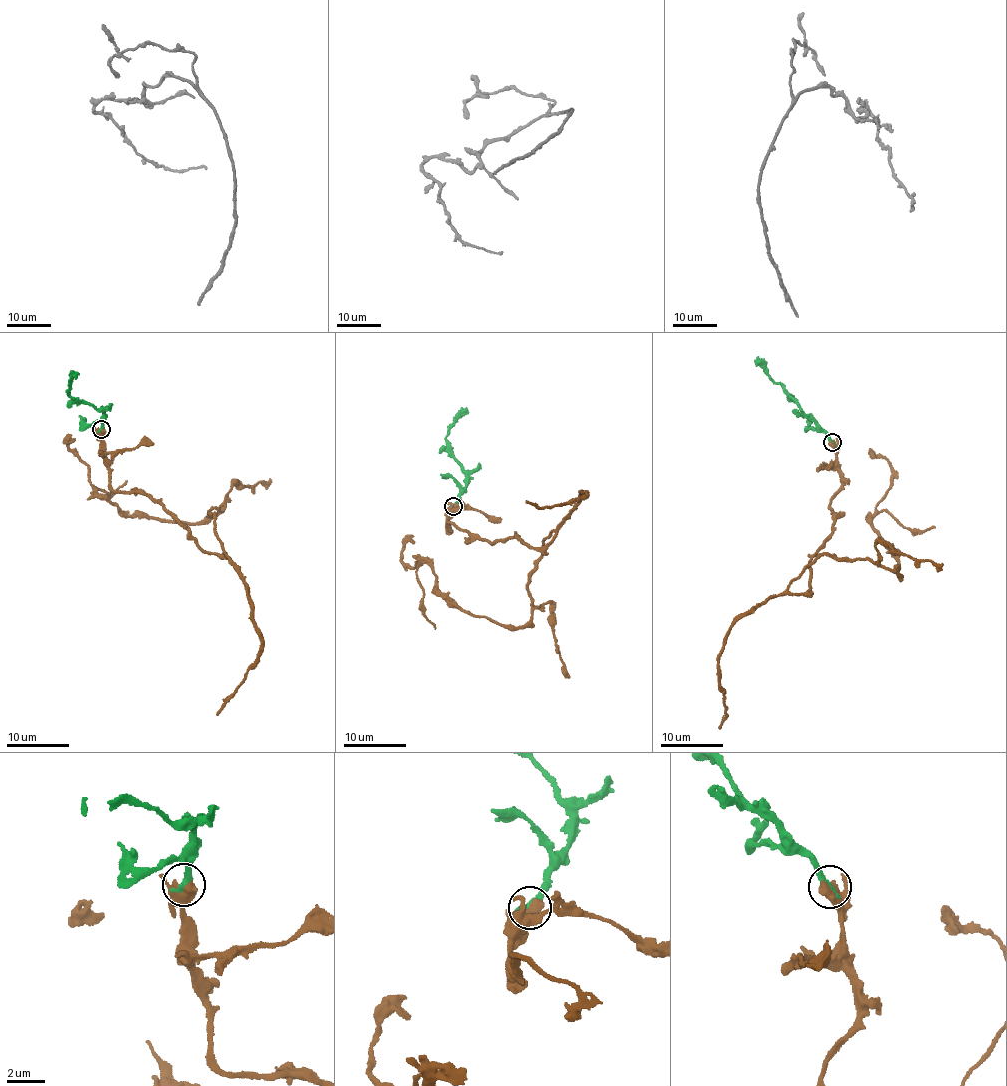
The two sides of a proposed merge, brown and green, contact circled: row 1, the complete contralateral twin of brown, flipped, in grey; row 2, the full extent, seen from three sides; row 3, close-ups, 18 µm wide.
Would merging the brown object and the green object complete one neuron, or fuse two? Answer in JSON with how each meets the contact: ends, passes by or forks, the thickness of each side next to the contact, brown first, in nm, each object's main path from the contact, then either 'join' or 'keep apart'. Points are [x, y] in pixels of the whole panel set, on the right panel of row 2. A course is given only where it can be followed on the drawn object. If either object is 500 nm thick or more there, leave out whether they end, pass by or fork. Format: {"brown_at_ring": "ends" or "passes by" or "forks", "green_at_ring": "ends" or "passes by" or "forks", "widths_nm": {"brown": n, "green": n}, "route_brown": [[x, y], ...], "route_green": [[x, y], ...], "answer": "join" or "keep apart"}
{"widths_nm": {"brown": 700, "green": 400}, "route_brown": [[832, 443], [832, 528], [810, 589], [789, 592], [822, 554], [899, 577], [871, 521], [892, 471], [868, 449]], "route_green": [[832, 442], [824, 430], [805, 416], [765, 367], [754, 360]], "answer": "join"}

